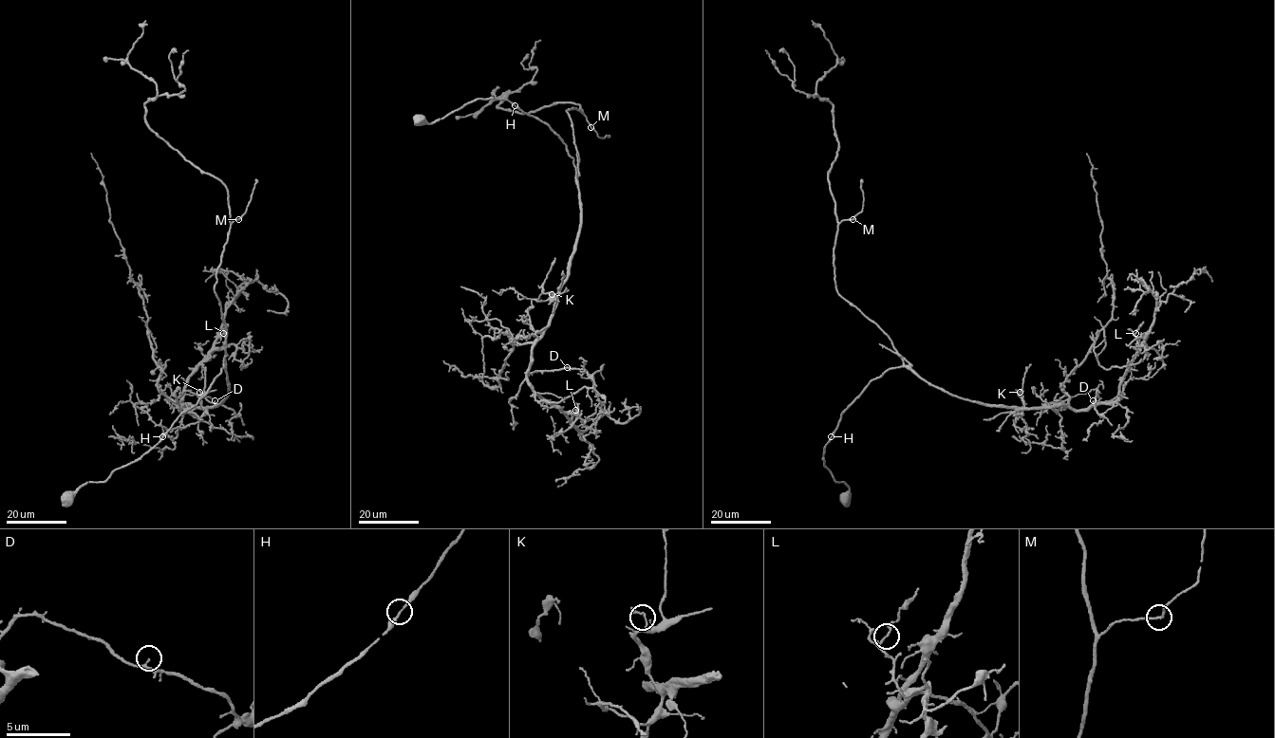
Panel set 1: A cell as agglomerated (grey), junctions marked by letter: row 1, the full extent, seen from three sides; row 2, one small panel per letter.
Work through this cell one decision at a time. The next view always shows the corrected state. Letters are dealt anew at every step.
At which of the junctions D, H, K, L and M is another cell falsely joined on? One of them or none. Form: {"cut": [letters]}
{"cut": []}

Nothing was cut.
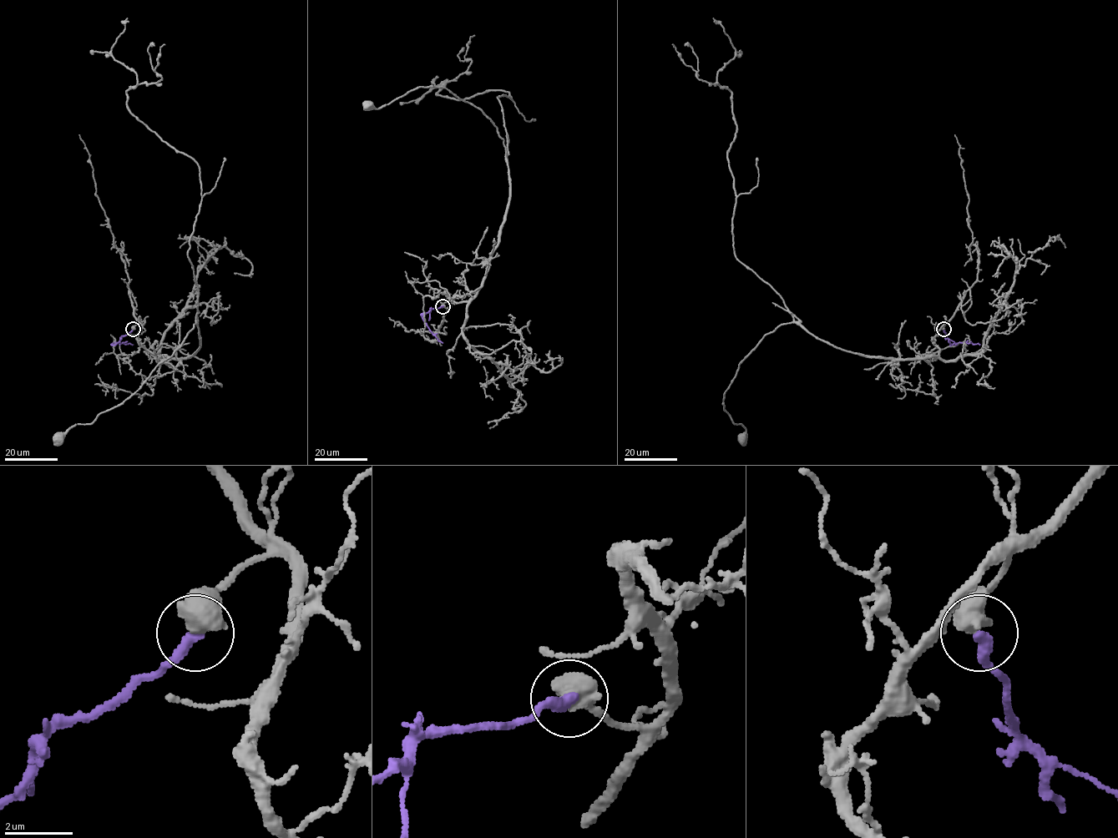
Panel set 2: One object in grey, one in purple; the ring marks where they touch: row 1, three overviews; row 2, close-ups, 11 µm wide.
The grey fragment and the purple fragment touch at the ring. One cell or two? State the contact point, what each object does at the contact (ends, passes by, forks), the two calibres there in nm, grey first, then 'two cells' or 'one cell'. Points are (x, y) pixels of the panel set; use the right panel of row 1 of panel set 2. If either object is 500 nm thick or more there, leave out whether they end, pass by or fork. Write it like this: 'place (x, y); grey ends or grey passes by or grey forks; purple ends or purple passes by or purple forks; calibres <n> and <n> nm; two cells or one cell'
place (943, 329); calibres 700 and 360 nm; two cells

